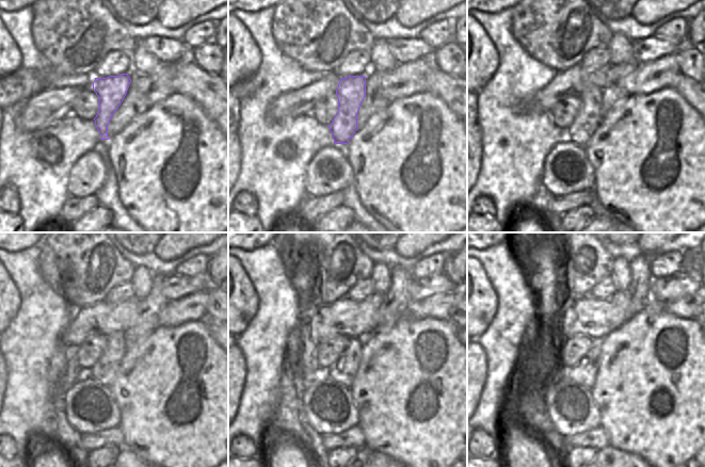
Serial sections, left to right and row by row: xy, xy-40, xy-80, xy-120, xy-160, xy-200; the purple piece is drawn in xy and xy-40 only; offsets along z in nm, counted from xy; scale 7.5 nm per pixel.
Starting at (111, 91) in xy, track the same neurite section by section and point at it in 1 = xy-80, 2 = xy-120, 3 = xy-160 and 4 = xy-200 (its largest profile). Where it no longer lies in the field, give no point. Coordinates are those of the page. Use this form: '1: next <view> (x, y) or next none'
1: next xy-80 (588, 118)
2: next xy-120 (106, 369)
3: next xy-160 (343, 370)
4: next xy-200 (583, 373)

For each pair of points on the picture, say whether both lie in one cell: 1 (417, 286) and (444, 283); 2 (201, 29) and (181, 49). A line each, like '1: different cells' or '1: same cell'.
1: same cell
2: different cells

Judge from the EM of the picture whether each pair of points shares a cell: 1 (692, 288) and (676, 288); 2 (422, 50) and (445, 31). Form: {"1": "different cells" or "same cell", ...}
{"1": "same cell", "2": "different cells"}

